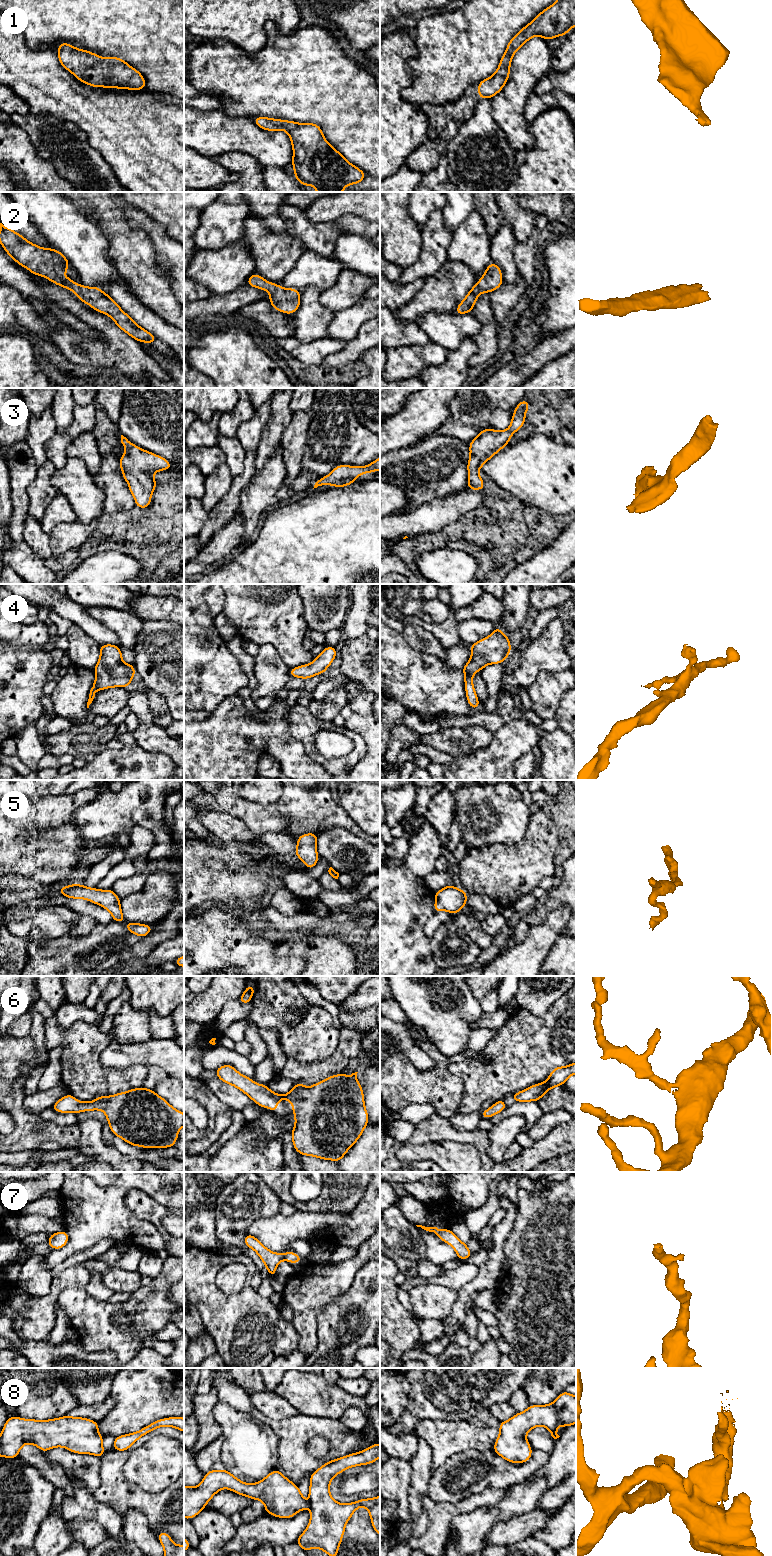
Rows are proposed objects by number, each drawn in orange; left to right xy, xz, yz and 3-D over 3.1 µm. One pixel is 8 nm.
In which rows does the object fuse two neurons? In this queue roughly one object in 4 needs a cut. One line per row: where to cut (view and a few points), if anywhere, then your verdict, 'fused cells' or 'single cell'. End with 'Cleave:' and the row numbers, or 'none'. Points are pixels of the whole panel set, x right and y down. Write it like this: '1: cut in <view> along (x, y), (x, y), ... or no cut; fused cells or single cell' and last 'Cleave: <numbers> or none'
1: no cut; single cell
2: no cut; single cell
3: no cut; single cell
4: no cut; single cell
5: no cut; single cell
6: no cut; single cell
7: no cut; single cell
8: no cut; single cell
Cleave: none

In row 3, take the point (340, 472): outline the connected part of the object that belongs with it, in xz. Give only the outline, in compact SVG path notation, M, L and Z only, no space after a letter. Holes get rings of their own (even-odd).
M380 457L374 462L362 467L337 465L329 475L319 478L314 488L322 485L333 485L335 488L345 487L354 483L355 479L362 474L373 473L378 470L380 470Z

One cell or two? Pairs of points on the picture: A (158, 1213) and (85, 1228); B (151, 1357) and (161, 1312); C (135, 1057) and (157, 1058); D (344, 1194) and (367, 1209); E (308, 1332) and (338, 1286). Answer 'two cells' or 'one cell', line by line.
A: two cells
B: two cells
C: one cell
D: two cells
E: one cell

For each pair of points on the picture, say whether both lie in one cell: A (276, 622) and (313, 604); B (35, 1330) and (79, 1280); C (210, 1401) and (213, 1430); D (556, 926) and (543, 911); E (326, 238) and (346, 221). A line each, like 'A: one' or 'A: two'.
A: two
B: one
C: one
D: two
E: two

